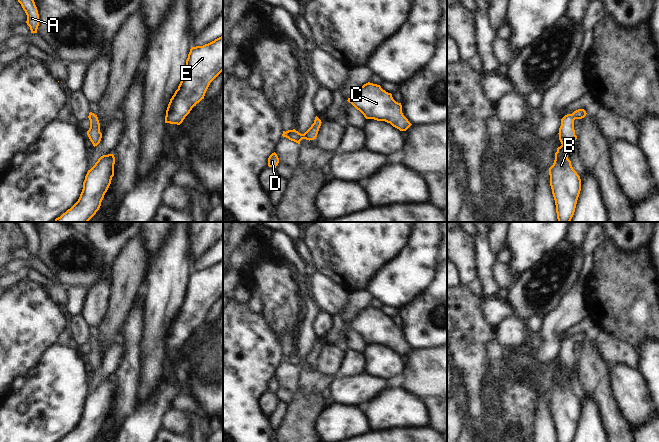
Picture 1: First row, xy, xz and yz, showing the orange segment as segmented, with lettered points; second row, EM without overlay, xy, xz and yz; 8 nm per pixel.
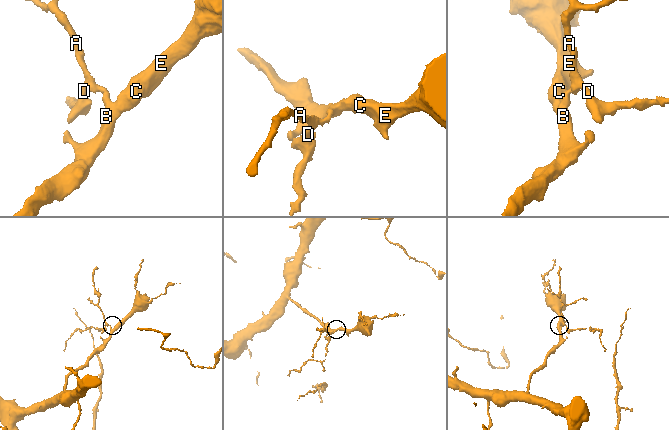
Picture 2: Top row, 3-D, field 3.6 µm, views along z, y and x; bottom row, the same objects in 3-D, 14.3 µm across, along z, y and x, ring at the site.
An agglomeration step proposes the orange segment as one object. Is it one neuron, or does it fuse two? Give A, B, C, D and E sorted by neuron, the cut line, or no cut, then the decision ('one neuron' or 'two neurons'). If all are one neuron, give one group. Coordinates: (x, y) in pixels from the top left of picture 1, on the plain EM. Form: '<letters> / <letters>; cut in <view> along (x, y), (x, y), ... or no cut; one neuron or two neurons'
A B C D E; no cut; one neuron

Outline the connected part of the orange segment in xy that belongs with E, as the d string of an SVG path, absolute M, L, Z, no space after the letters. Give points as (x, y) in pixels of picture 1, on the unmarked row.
M223 260L203 270L191 271L186 284L183 302L170 323L166 334L165 347L180 349L202 323L210 307L223 295Z

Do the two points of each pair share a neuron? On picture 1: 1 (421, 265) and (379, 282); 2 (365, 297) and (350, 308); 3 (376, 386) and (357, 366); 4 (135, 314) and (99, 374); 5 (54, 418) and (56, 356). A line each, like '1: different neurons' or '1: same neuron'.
1: same neuron
2: same neuron
3: different neurons
4: different neurons
5: same neuron

